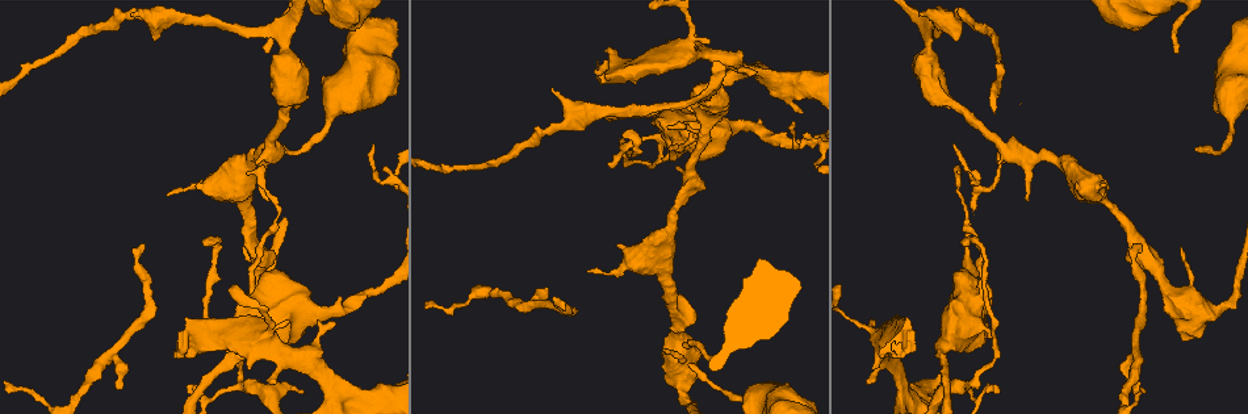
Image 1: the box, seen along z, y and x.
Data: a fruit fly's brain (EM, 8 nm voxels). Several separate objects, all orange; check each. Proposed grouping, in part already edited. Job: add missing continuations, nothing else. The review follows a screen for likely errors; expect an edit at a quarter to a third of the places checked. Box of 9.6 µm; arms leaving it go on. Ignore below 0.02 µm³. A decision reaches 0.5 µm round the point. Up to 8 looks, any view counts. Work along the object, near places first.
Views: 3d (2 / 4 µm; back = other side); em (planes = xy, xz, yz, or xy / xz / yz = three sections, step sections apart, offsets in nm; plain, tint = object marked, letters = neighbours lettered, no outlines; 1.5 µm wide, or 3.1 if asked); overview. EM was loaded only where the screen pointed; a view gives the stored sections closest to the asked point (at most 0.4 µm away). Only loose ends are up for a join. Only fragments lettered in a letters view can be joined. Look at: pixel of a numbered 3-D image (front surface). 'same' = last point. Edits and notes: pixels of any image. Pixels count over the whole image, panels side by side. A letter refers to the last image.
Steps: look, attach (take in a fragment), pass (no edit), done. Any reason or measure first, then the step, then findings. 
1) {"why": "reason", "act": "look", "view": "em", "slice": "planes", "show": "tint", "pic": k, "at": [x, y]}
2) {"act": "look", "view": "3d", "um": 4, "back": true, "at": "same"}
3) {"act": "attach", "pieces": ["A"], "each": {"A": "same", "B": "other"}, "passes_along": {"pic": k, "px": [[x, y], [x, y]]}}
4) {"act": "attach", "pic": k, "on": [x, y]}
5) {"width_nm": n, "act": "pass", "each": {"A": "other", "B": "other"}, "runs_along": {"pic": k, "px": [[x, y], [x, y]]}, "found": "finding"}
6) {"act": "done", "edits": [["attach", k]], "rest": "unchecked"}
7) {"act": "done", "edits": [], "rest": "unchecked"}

{"why": "end of a long branch", "act": "look", "view": "em", "slice": "planes", "show": "letters", "pic": 1, "at": [1179, 49]}

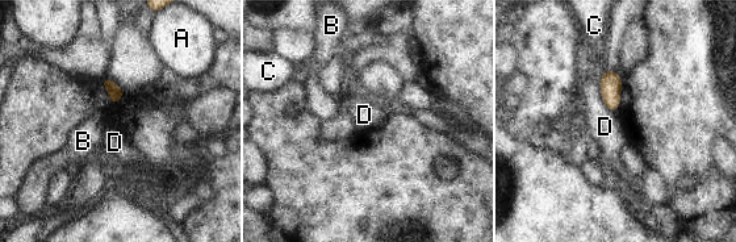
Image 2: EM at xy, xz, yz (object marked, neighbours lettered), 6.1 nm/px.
{"act": "pass", "each": {"A": "other", "B": "other", "C": "other", "D": "other"}, "border": {"pic": 2, "px": [[598, 82], [602, 103], [615, 113]]}, "found": "none of them fits"}

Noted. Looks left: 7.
{"why": "tapers out", "act": "look", "view": "3d", "um": 4, "pic": 1, "at": [1195, 150]}

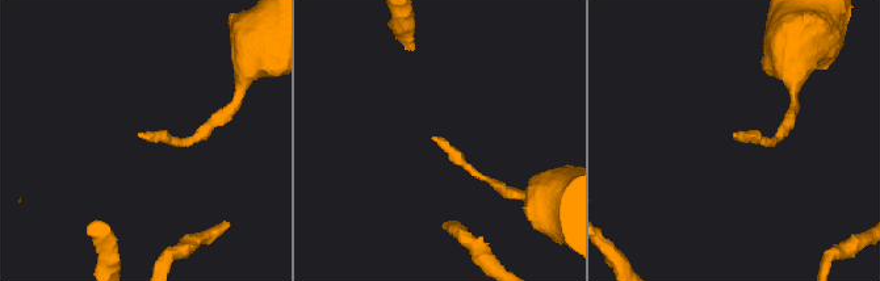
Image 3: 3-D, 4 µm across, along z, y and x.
{"why": "need the tissue", "act": "look", "view": "em", "slice": "xz", "step": 4, "show": "tint", "pic": 3, "at": [734, 136]}

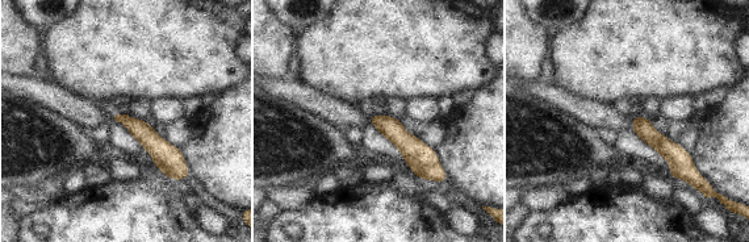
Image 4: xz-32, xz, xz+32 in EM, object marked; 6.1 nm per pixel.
{"act": "look", "view": "em", "slice": "planes", "show": "letters", "at": "same"}

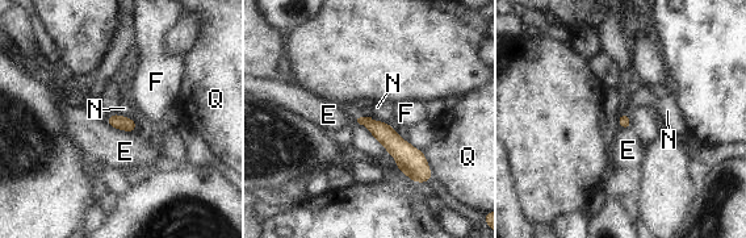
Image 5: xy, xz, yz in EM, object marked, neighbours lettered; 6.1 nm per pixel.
{"act": "pass", "each": {"E": "other", "F": "other", "N": "other", "Q": "other"}, "runs_along": {"pic": 5, "px": [[363, 120], [382, 132], [427, 174]]}, "found": "none of them fits"}

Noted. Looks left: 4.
{"why": "thick end", "act": "look", "view": "3d", "um": 4, "pic": 1, "at": [1185, 339]}

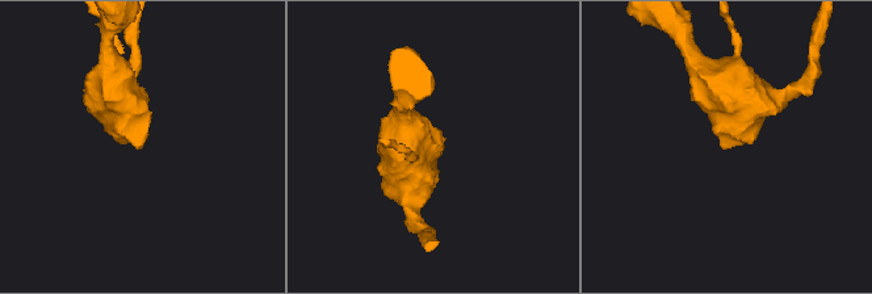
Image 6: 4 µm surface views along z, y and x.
{"act": "look", "view": "em", "slice": "xz", "step": 4, "show": "plain", "pic": 6, "at": [138, 148]}

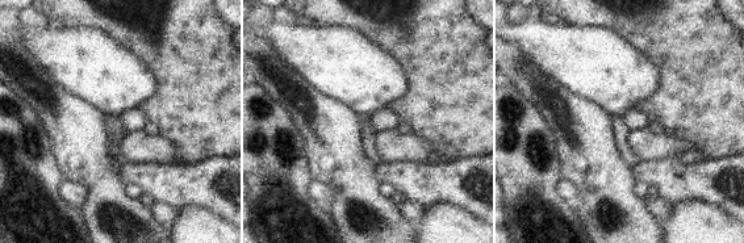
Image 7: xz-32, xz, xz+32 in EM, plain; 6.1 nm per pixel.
{"why": "see the neighbours", "act": "look", "view": "em", "slice": "xz", "step": 4, "show": "letters", "at": "same"}

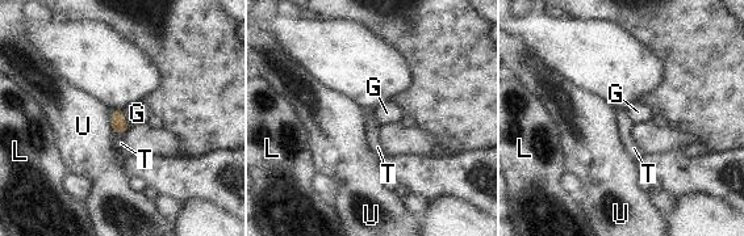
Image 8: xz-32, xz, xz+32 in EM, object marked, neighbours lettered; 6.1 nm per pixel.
{"act": "pass", "each": {"G": "other", "L": "other", "T": "other", "U": "other"}, "border": {"pic": 8, "px": [[124, 134], [117, 135]]}, "found": "no lettered fragment goes on from it"}

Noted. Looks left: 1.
{"act": "done", "edits": [], "rest": "unchecked"}

